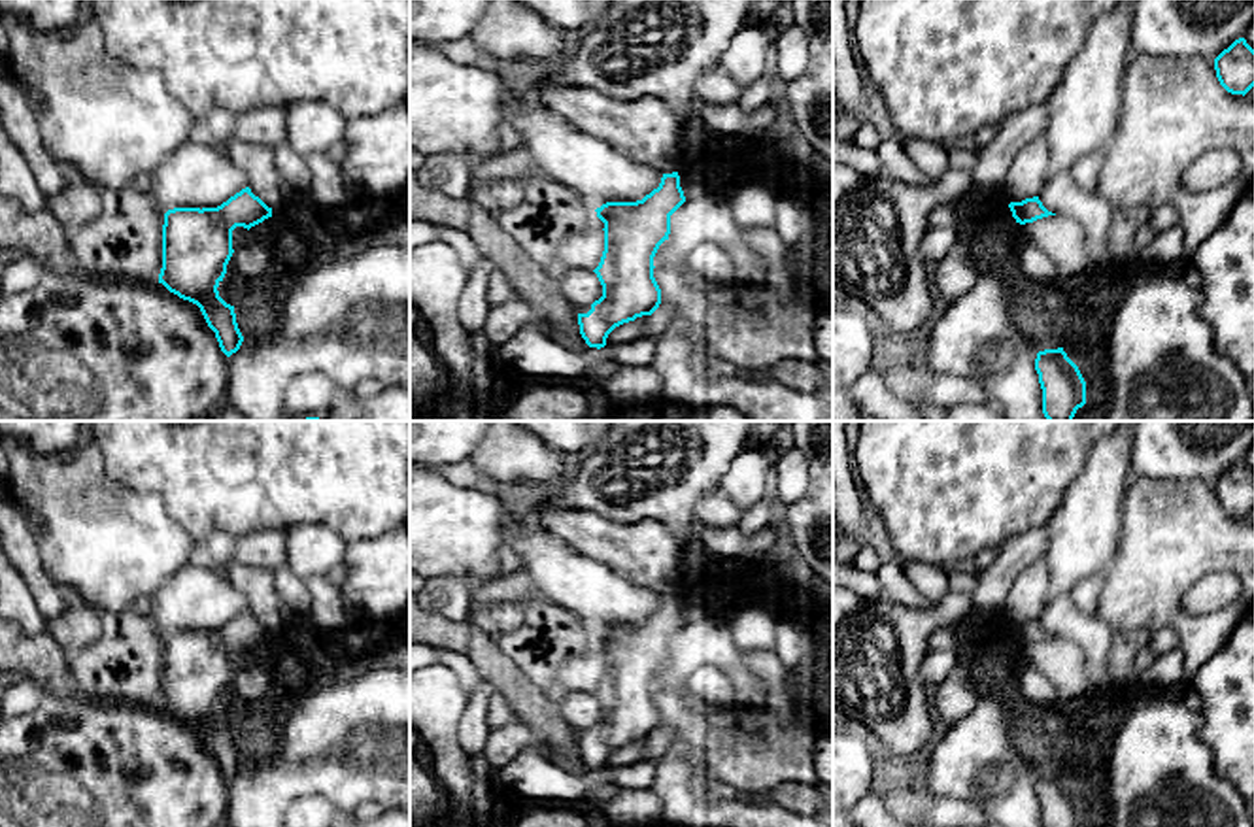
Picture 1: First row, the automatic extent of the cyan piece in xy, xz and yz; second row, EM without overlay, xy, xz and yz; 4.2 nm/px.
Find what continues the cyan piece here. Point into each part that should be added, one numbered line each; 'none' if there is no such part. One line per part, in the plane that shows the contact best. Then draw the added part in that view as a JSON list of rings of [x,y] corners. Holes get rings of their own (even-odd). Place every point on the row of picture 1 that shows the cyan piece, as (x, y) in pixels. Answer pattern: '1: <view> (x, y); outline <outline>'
none

